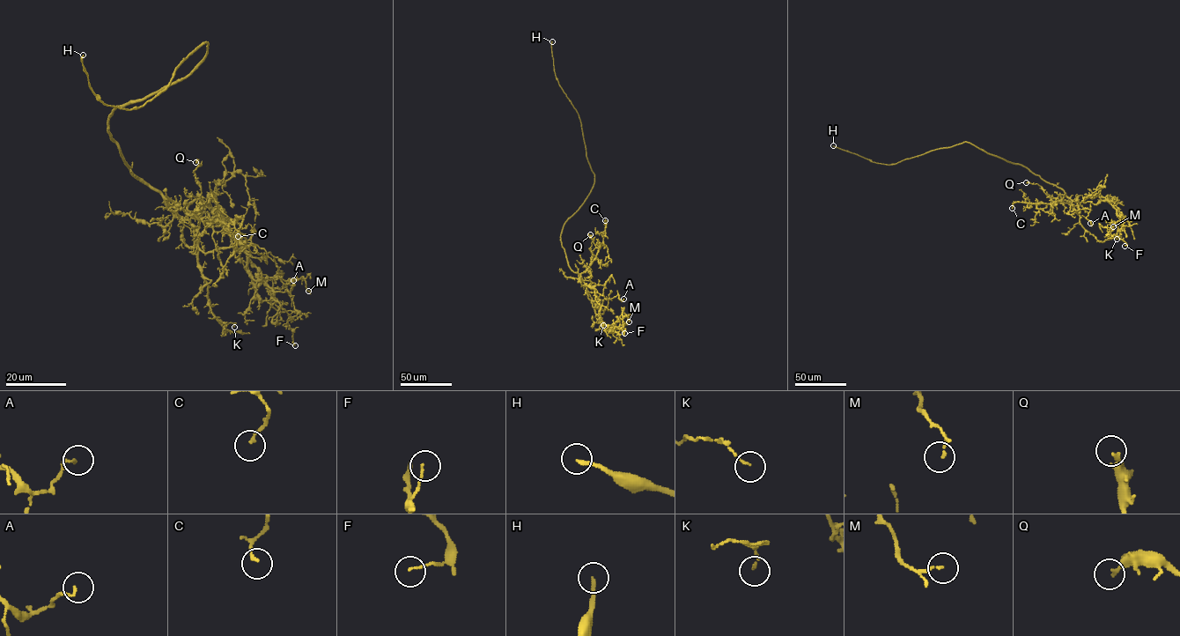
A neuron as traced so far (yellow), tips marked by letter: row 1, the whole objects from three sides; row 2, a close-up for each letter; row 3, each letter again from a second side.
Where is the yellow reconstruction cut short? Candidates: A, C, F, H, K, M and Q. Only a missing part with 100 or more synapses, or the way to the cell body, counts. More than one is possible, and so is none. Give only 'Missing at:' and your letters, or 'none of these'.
Missing at: H

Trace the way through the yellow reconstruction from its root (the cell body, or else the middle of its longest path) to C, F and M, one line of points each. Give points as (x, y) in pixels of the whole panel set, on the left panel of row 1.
C: (144, 99), (119, 105), (108, 117), (110, 136), (129, 170), (202, 220), (230, 224), (240, 218), (238, 236)
F: (144, 99), (108, 117), (129, 170), (181, 218), (197, 198), (221, 215), (247, 273), (289, 314), (295, 345)
M: (144, 99), (108, 117), (129, 170), (181, 218), (197, 198), (208, 203), (263, 278), (303, 277), (308, 291)

